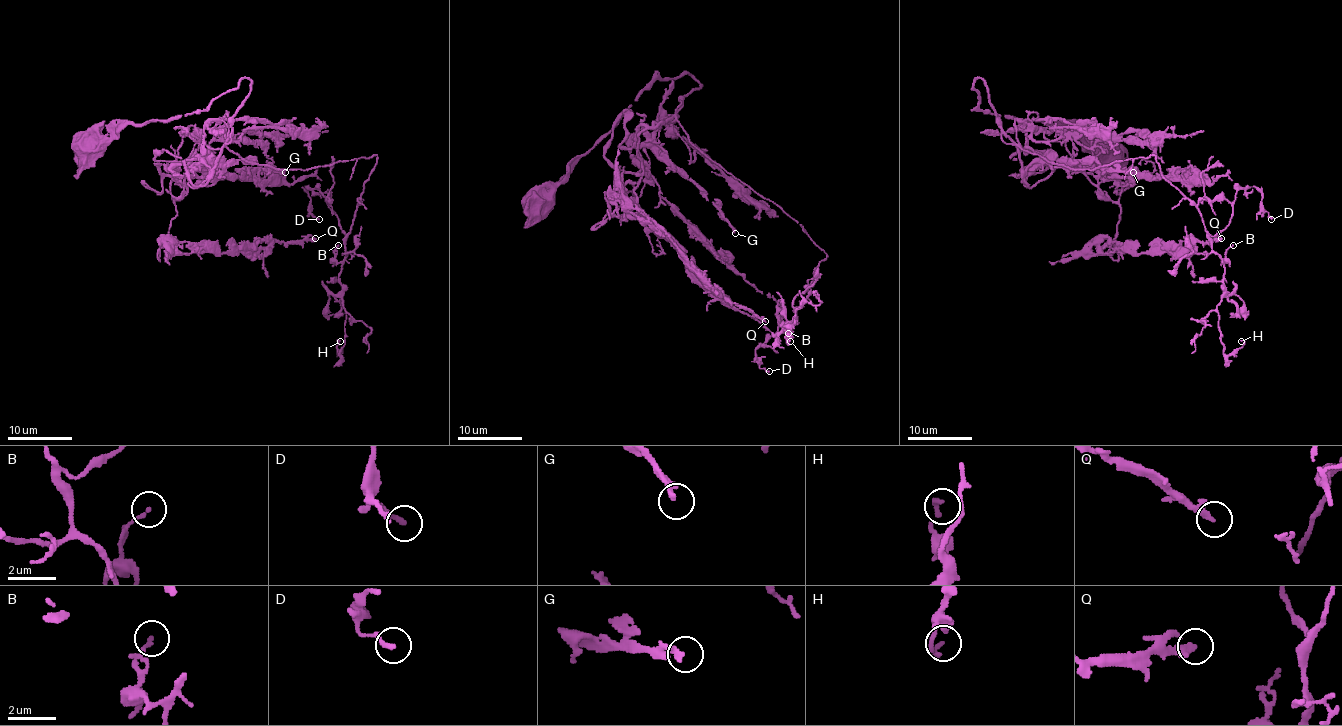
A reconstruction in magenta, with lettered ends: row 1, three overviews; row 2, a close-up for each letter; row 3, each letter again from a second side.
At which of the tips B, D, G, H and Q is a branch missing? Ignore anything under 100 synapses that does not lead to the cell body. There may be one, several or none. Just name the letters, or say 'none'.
none

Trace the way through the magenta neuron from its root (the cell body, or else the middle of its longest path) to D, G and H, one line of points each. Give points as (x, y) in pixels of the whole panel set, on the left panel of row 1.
D: (87, 145), (201, 111), (246, 78), (225, 142), (246, 161), (377, 156), (351, 230), (306, 187), (319, 219)
G: (87, 145), (101, 145), (122, 124), (201, 111), (246, 78), (232, 134), (204, 155), (285, 172)
H: (87, 145), (201, 111), (246, 78), (225, 142), (246, 161), (375, 155), (338, 277), (340, 341)

